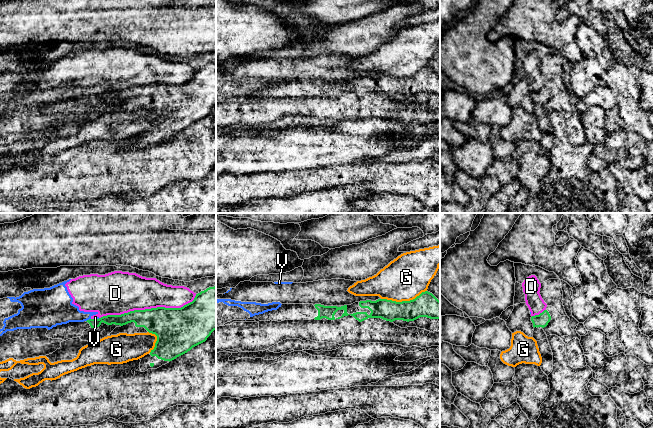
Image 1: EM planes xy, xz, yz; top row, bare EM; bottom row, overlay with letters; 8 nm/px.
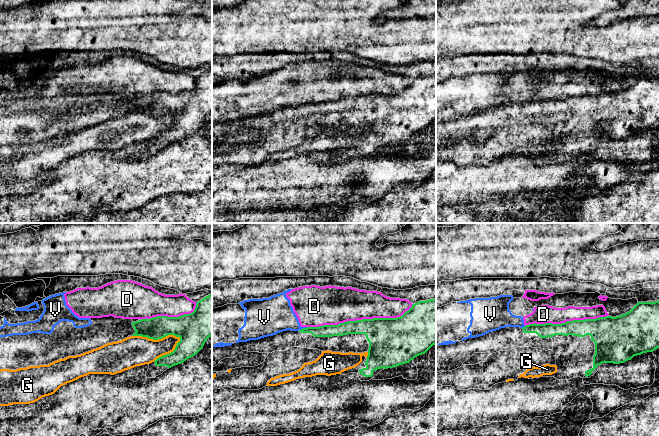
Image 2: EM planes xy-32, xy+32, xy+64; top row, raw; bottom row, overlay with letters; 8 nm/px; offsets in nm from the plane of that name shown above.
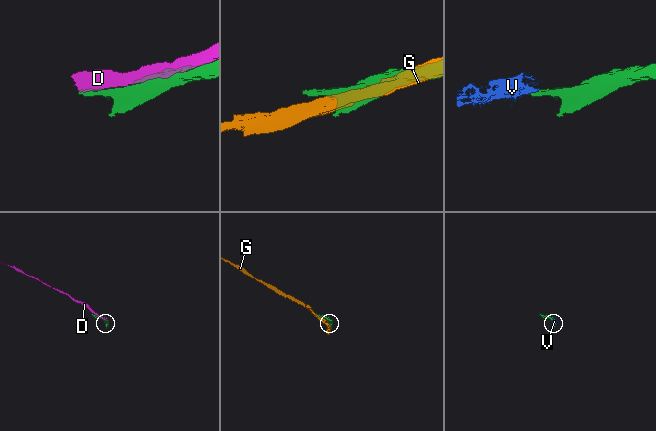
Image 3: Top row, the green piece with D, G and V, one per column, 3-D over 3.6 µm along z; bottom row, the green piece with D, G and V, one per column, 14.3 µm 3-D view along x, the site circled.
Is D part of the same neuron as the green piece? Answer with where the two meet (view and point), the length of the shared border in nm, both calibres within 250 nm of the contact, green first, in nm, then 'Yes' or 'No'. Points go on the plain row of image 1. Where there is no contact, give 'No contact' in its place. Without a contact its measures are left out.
Touches green at xy (148, 85). Shared border 800 nm. Thickness 300 nm (green) against 320 nm. No

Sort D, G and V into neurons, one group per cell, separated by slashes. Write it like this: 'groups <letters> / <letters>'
groups D V / G

